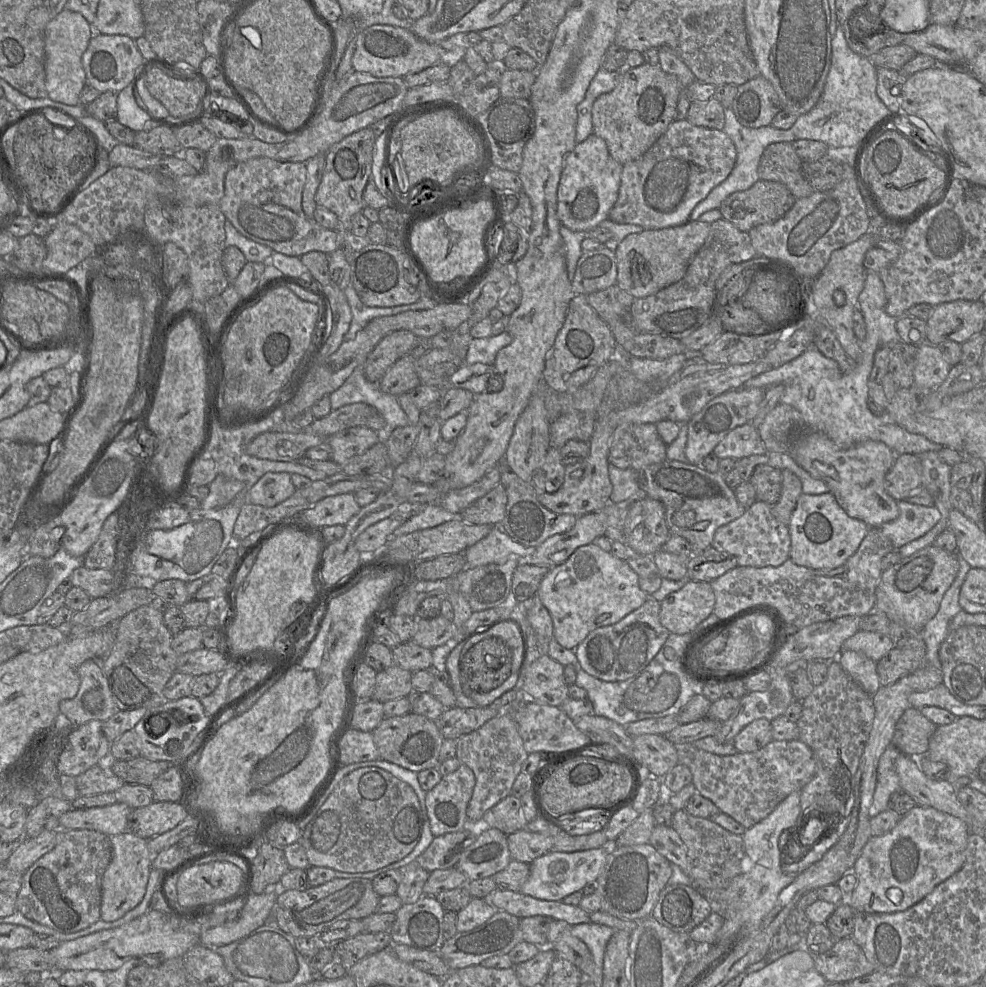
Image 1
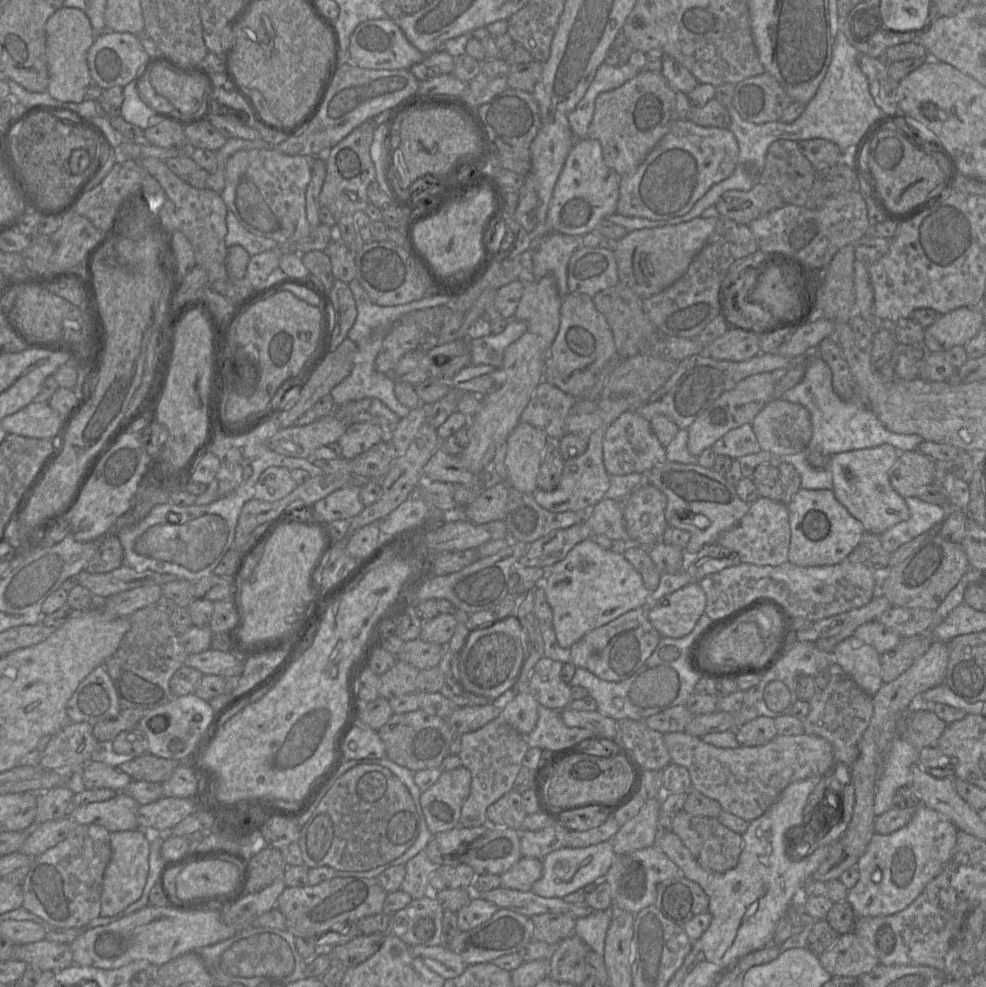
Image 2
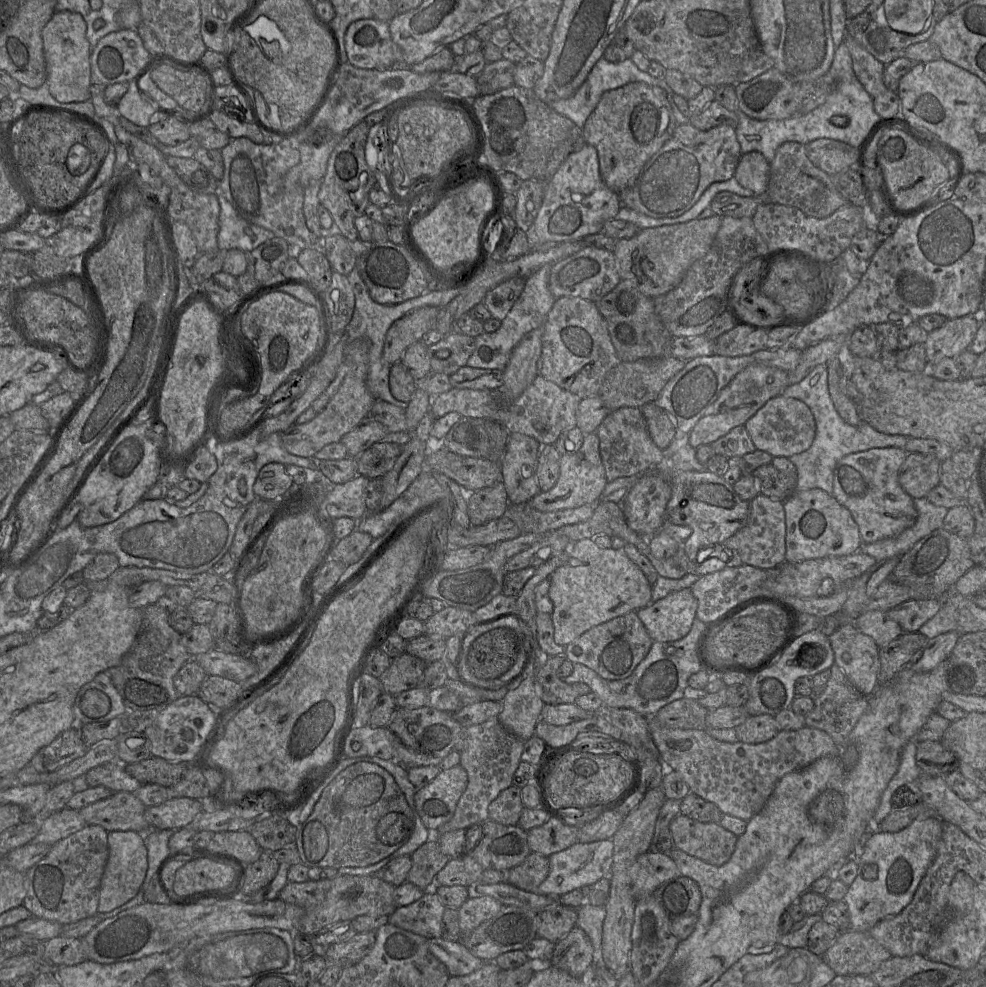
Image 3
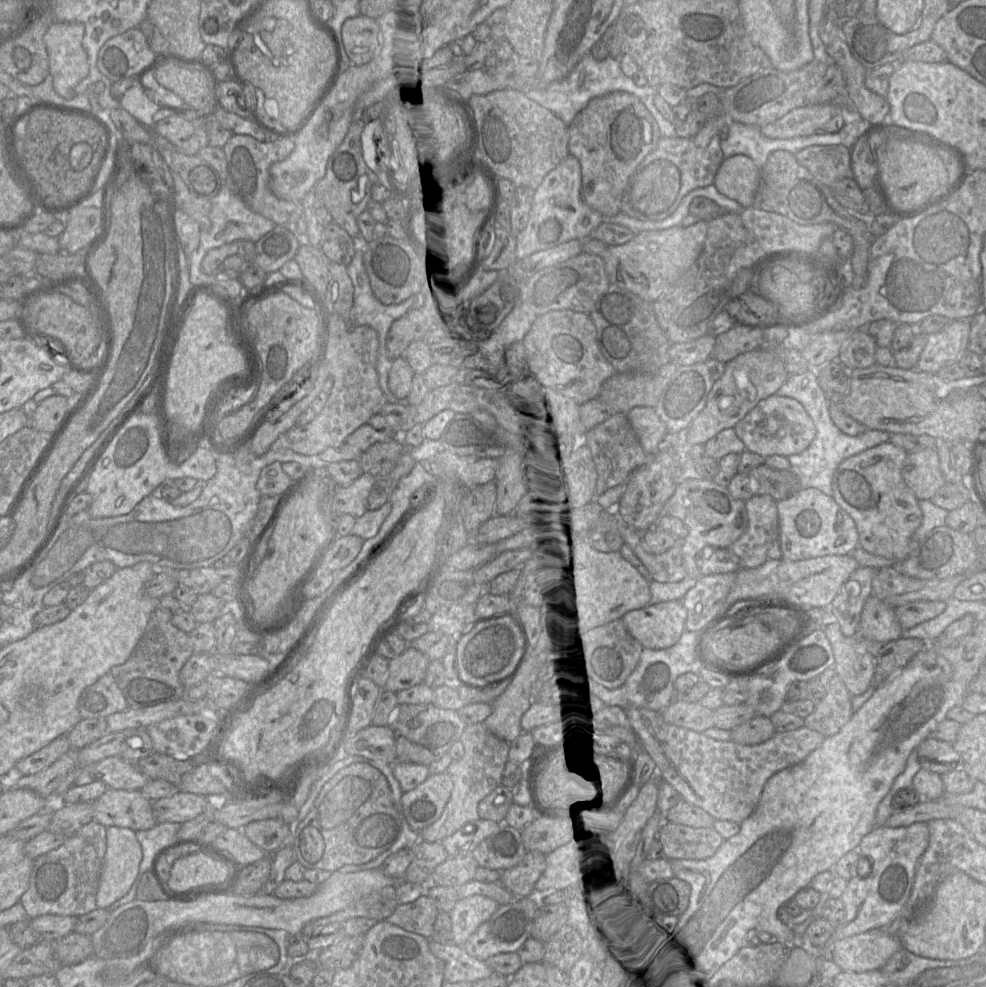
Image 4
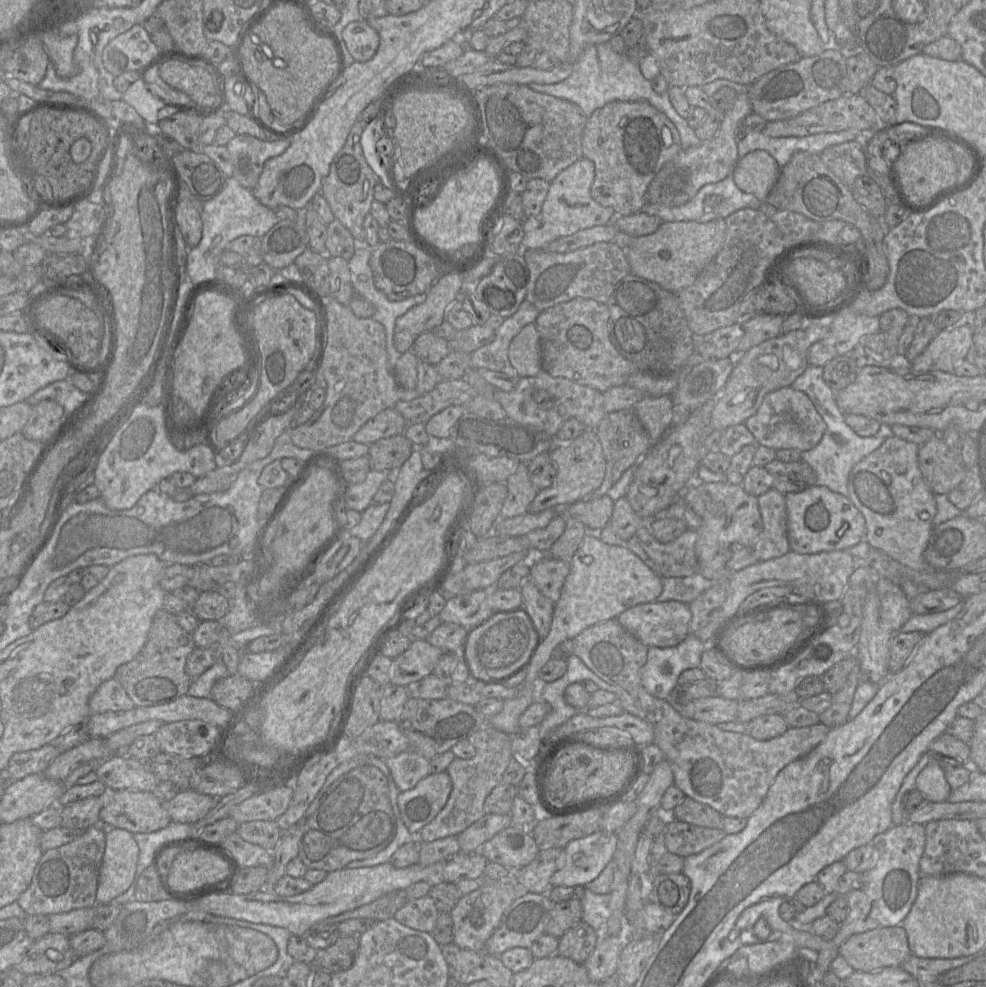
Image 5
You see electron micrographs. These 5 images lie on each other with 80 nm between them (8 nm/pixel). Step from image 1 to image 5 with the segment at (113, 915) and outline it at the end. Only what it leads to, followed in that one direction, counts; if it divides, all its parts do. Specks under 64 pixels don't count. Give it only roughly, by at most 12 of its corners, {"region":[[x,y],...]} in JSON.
{"region":[[106,827],[96,893],[108,904],[133,882],[139,847]]}

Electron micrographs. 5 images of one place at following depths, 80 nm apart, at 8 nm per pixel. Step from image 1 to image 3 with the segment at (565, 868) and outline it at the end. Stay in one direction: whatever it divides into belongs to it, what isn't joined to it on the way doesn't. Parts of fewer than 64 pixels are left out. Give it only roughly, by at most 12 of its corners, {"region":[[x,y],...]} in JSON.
{"region":[[612,839],[549,858],[538,894],[559,898],[608,877]]}

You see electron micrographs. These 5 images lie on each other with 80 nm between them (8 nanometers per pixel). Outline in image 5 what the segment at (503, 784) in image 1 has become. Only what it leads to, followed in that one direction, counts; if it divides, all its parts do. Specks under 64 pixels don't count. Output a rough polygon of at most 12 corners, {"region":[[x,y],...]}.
{"region":[[491,725],[467,740],[475,756],[446,772],[452,791],[417,834],[458,836],[485,815],[484,802],[513,757],[512,737]]}

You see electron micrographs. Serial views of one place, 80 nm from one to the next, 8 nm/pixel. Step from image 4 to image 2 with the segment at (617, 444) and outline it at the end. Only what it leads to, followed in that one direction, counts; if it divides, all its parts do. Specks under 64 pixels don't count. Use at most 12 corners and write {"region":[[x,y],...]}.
{"region":[[623,412],[603,438],[608,474],[667,462],[650,421]]}

